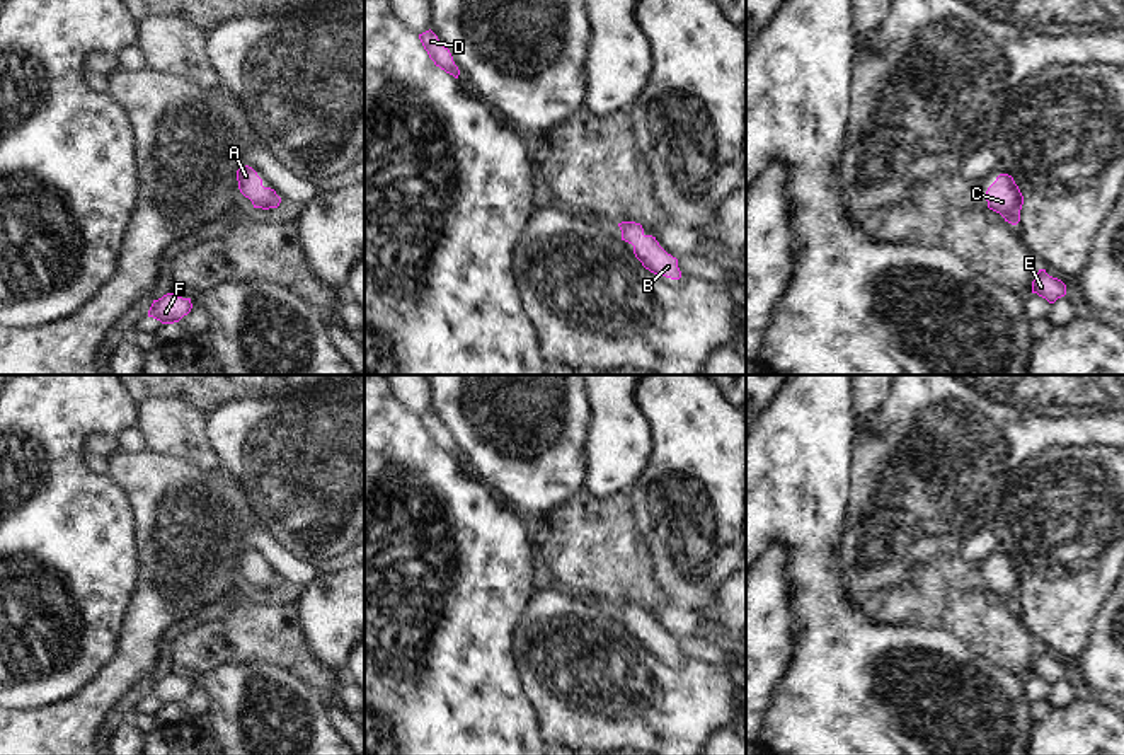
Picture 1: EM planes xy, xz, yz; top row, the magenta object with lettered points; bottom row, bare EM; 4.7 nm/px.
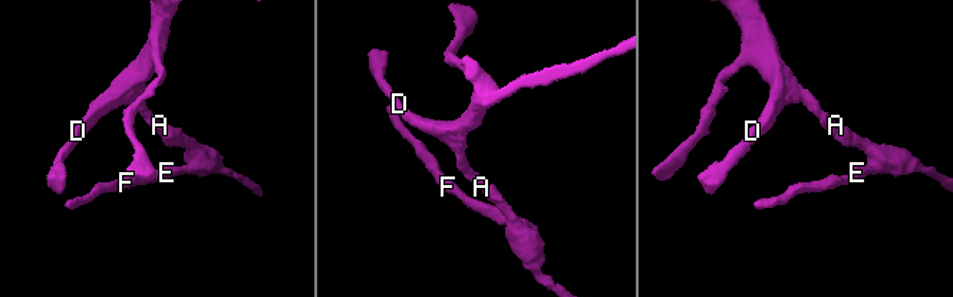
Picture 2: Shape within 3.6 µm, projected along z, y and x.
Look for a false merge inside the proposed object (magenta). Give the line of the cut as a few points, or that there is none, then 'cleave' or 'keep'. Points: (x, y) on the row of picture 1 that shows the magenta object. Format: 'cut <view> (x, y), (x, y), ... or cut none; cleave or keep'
cut none; keep

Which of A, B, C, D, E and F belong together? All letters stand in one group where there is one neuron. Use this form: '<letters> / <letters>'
A B C D E F

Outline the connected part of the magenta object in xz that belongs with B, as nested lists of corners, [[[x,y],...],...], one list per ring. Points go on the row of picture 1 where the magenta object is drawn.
[[[622,222],[618,227],[622,230],[622,240],[634,245],[634,254],[645,269],[671,280],[681,278],[678,259],[668,254],[656,237],[645,235],[640,223]]]

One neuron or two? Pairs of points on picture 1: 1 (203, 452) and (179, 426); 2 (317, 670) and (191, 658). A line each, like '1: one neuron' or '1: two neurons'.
1: one neuron
2: one neuron

